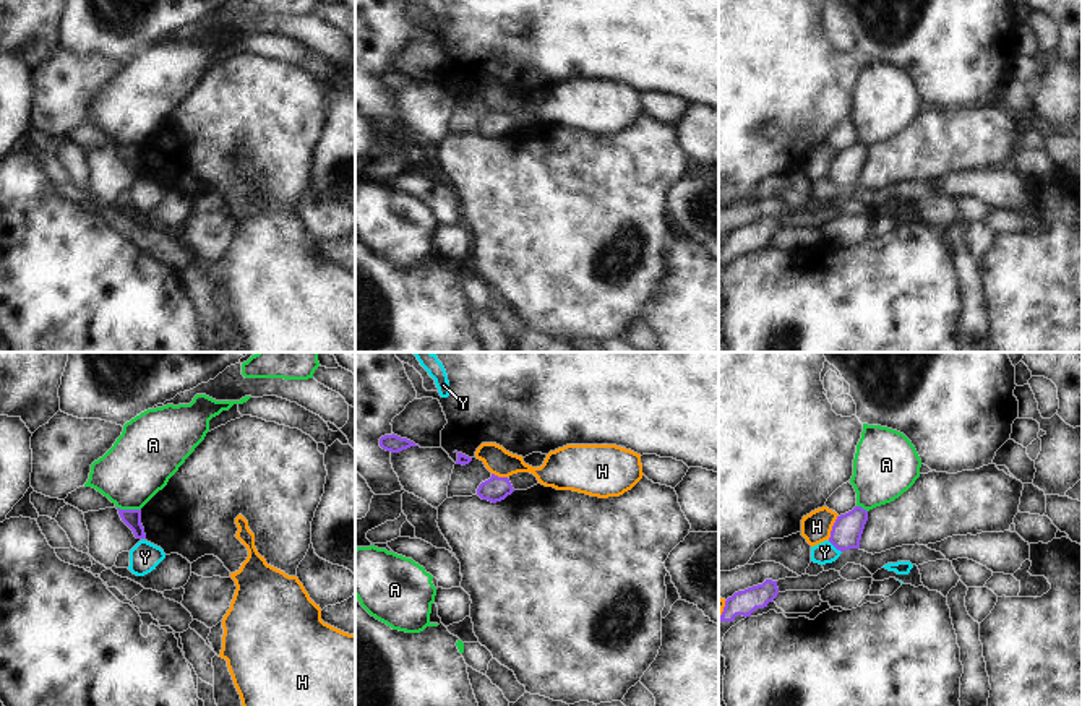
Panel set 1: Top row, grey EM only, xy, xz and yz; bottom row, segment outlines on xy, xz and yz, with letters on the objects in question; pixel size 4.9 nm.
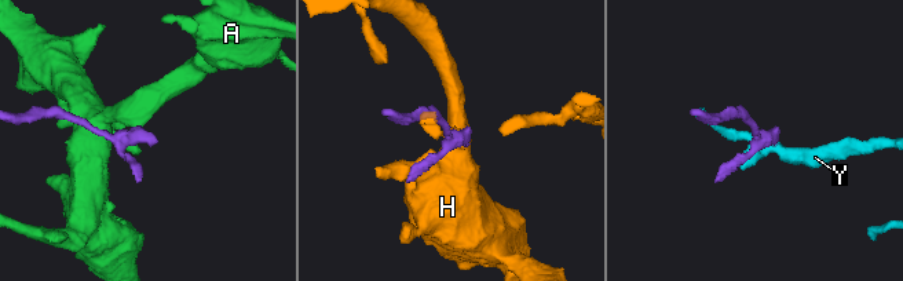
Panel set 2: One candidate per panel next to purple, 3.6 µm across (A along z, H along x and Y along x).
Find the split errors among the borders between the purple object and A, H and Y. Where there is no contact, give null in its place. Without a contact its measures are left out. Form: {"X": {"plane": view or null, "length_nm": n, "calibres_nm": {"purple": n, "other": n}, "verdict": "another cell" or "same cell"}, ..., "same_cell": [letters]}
{"A": {"plane": "xy", "length_nm": 120, "calibres_nm": {"purple": 90, "other": 320}, "verdict": "another cell"}, "H": {"plane": "yz", "length_nm": 140, "calibres_nm": {"purple": 150, "other": 150}, "verdict": "another cell"}, "Y": {"plane": "yz", "length_nm": 90, "calibres_nm": {"purple": 150, "other": 110}, "verdict": "another cell"}, "same_cell": []}

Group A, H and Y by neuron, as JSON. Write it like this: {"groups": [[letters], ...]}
{"groups": [["A"], ["H"], ["Y"]]}

